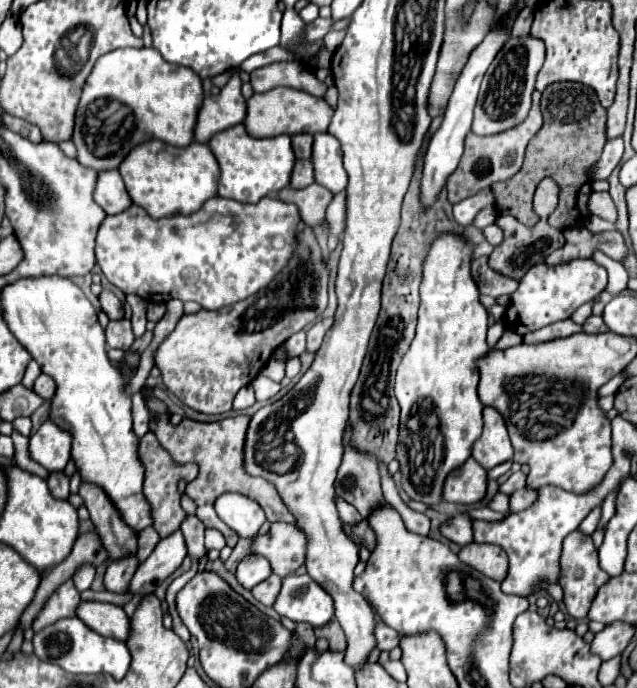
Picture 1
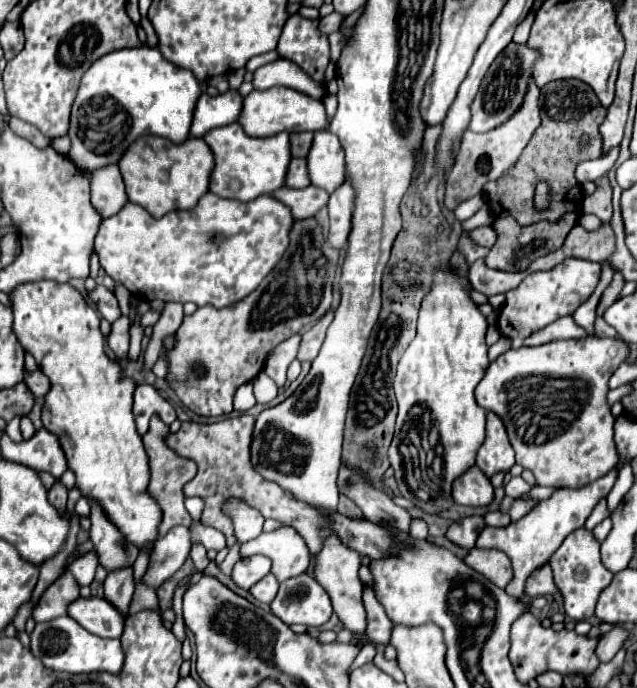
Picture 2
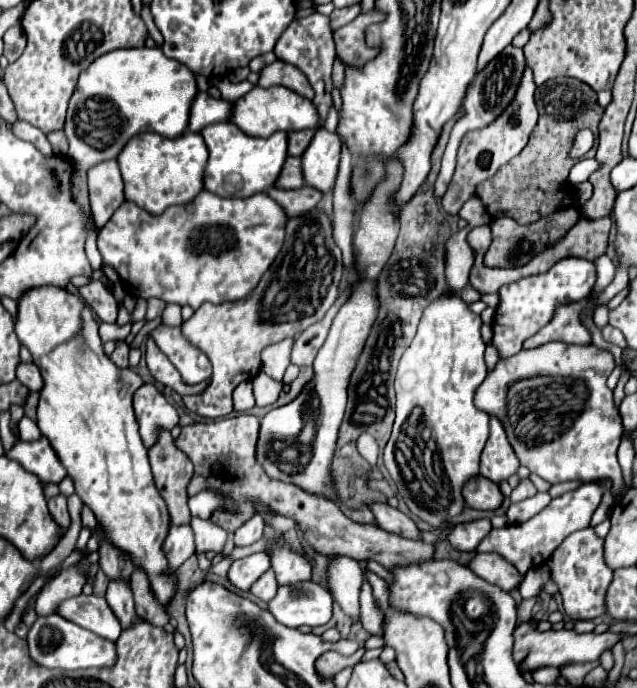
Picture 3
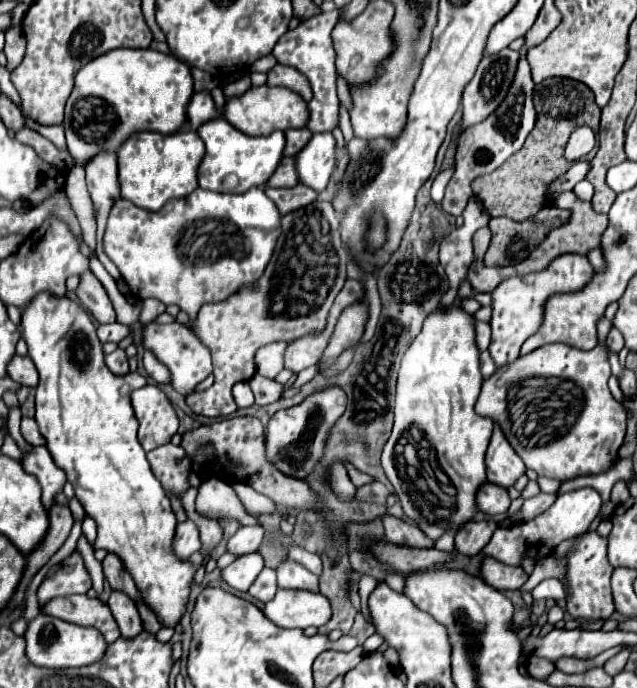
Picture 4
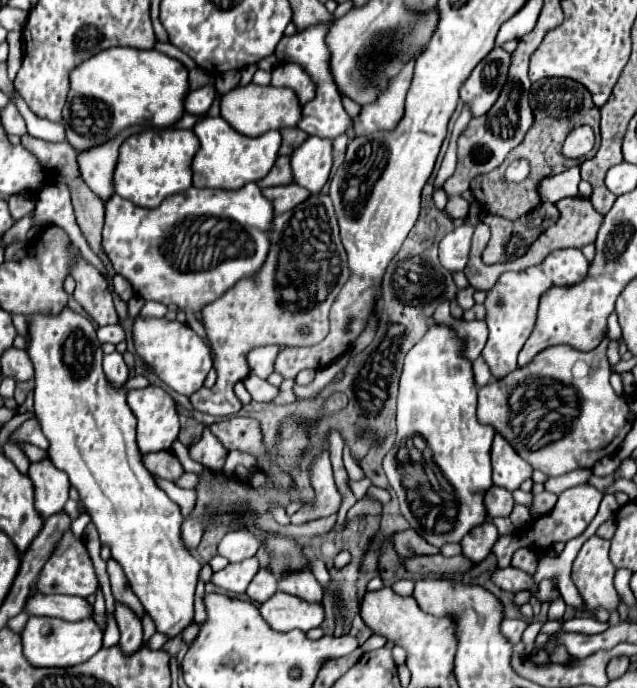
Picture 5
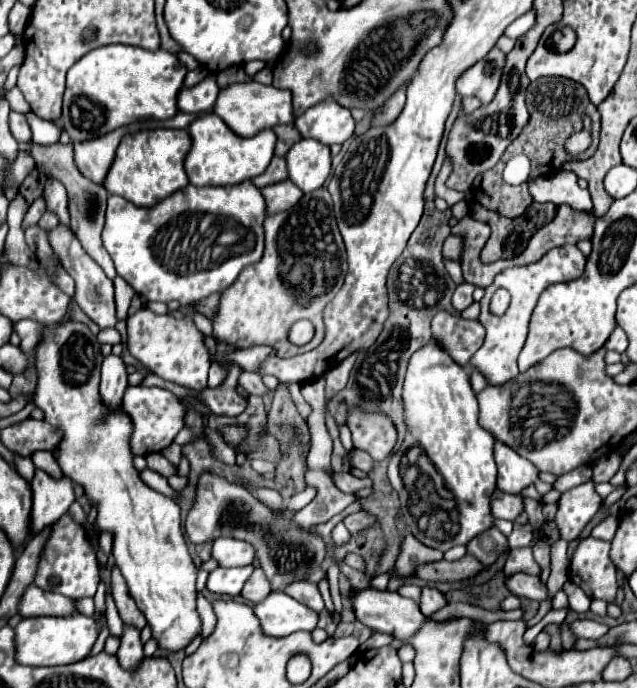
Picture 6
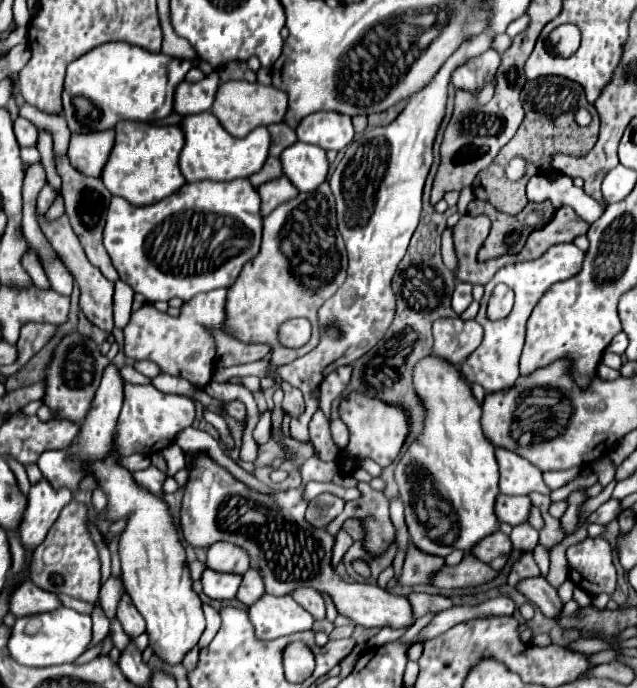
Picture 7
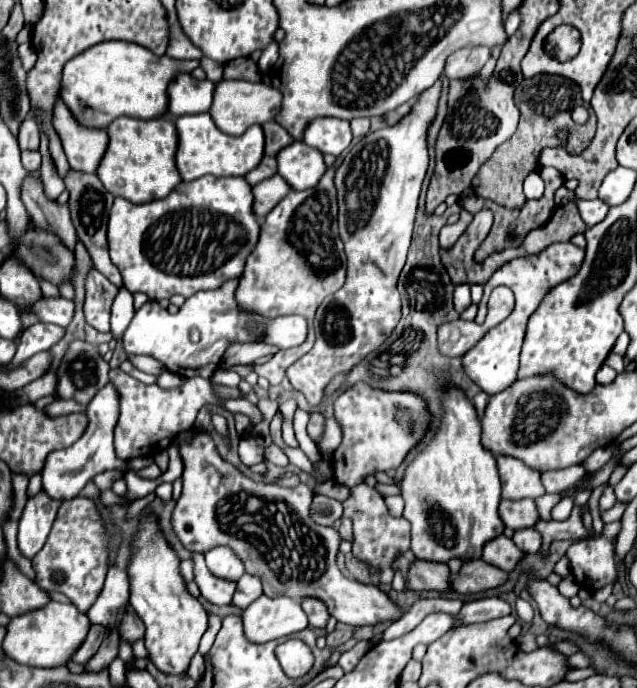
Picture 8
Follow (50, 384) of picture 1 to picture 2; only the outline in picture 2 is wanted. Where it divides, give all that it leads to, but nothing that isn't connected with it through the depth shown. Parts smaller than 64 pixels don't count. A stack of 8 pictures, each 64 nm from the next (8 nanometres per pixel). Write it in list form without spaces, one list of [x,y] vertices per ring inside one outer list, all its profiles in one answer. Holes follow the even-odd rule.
[[[26,370],[24,372],[24,384],[32,390],[34,396],[44,396],[50,390],[50,382],[40,370],[34,370],[34,372]]]

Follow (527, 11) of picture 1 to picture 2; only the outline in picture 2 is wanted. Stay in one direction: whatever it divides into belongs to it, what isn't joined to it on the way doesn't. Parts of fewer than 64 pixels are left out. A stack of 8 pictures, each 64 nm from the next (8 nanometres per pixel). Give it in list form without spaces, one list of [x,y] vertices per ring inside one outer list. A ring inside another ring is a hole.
[[[531,10],[528,16],[516,27],[512,39],[514,42],[517,44],[524,44],[528,41],[534,18],[535,16]]]

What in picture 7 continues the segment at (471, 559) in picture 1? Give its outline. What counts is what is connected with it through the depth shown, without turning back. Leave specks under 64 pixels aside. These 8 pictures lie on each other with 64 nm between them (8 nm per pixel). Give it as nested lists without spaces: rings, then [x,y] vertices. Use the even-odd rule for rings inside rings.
[[[542,576],[526,578],[518,584],[518,592],[522,592],[532,604],[536,604],[546,618],[558,618],[562,612],[562,600],[558,598],[558,590],[552,588]]]

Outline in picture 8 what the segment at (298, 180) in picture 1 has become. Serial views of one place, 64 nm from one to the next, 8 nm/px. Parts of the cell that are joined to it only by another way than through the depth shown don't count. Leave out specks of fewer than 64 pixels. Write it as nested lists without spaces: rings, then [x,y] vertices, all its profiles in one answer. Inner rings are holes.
[[[264,156],[262,164],[258,164],[252,172],[248,172],[248,176],[244,178],[250,186],[256,186],[258,182],[270,178],[276,174],[276,158],[270,158],[270,156]]]

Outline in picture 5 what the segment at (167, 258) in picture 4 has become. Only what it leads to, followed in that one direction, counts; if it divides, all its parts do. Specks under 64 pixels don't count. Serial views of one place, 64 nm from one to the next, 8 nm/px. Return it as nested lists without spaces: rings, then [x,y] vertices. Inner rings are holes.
[[[246,184],[246,188],[240,188],[240,192],[220,192],[220,190],[212,192],[210,188],[200,190],[200,188],[194,188],[194,186],[192,186],[192,188],[188,188],[186,192],[180,192],[180,194],[168,196],[168,198],[166,198],[166,200],[158,206],[158,208],[154,208],[154,210],[148,210],[148,208],[138,208],[138,206],[134,206],[132,202],[128,202],[128,200],[120,198],[118,194],[114,194],[114,196],[110,196],[110,200],[106,202],[106,224],[104,224],[104,232],[102,232],[102,244],[104,244],[104,250],[106,250],[108,258],[110,258],[110,260],[112,260],[112,264],[114,264],[116,274],[124,276],[124,278],[132,284],[132,288],[134,288],[134,292],[136,292],[138,296],[142,296],[144,300],[162,302],[162,304],[166,304],[166,306],[168,306],[168,304],[176,304],[180,310],[184,310],[184,312],[188,314],[190,327],[210,348],[211,356],[213,357],[213,352],[205,329],[203,325],[194,318],[194,312],[196,312],[196,310],[202,310],[206,304],[210,304],[210,302],[214,302],[216,298],[220,298],[220,296],[222,296],[228,288],[232,288],[232,286],[234,286],[240,278],[252,276],[254,272],[258,272],[258,270],[260,270],[260,266],[264,264],[264,260],[266,260],[266,256],[268,256],[268,248],[270,248],[270,240],[268,240],[268,226],[270,226],[272,218],[274,218],[272,204],[270,204],[270,202],[262,196],[262,190],[260,190],[256,184]],[[180,238],[188,238],[188,250],[182,250]]]

